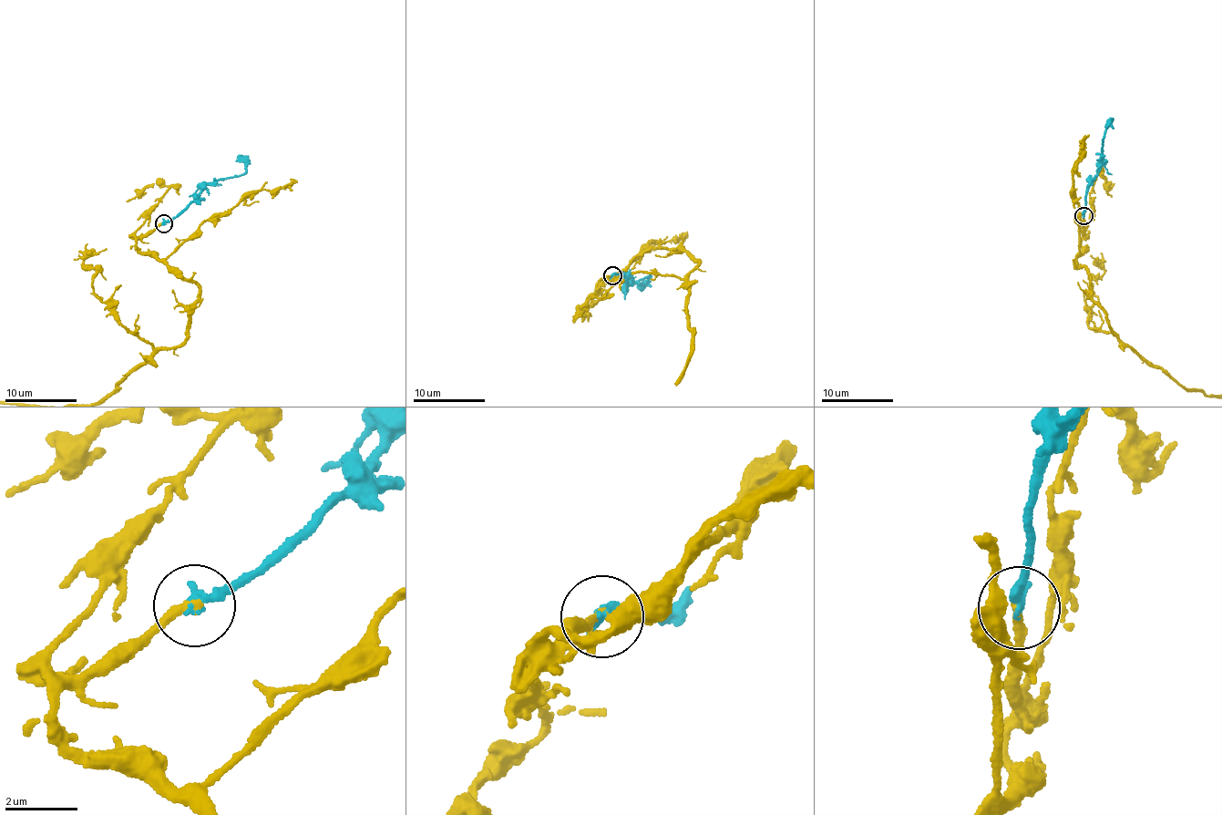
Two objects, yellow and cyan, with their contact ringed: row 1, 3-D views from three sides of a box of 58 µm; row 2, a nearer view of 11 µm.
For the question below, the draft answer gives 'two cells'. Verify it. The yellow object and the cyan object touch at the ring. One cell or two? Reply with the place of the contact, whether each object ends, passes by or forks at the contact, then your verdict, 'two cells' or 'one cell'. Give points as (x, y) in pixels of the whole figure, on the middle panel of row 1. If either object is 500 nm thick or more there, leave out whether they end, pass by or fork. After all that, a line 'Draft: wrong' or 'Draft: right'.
place (612, 275); yellow ends; cyan ends; one cell
Draft: wrong

